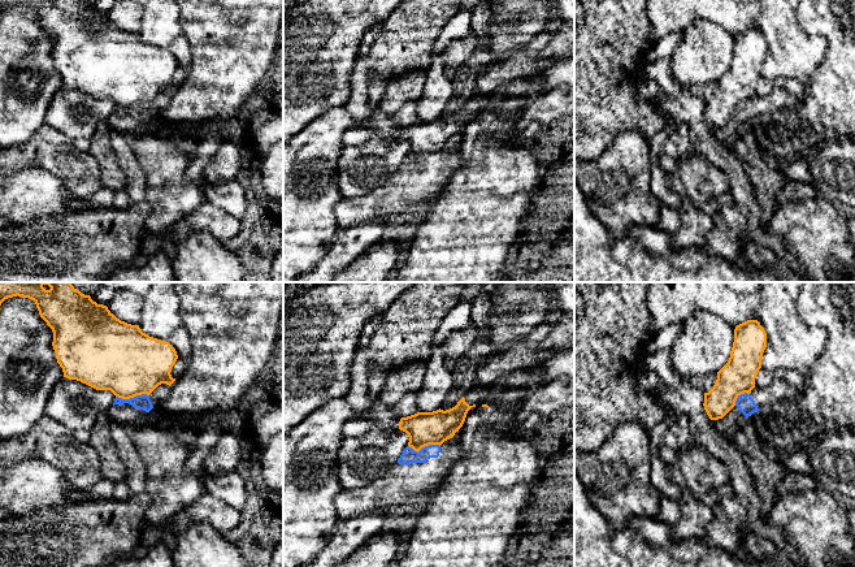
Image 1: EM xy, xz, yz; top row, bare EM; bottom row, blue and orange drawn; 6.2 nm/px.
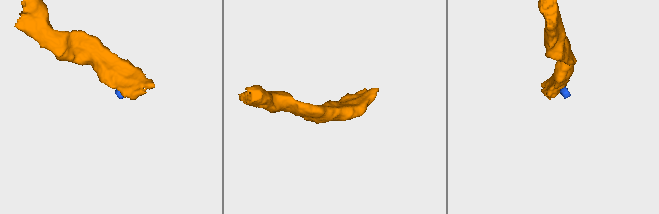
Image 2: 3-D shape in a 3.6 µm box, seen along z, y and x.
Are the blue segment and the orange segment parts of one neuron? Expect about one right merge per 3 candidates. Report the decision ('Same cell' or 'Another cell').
Another cell

